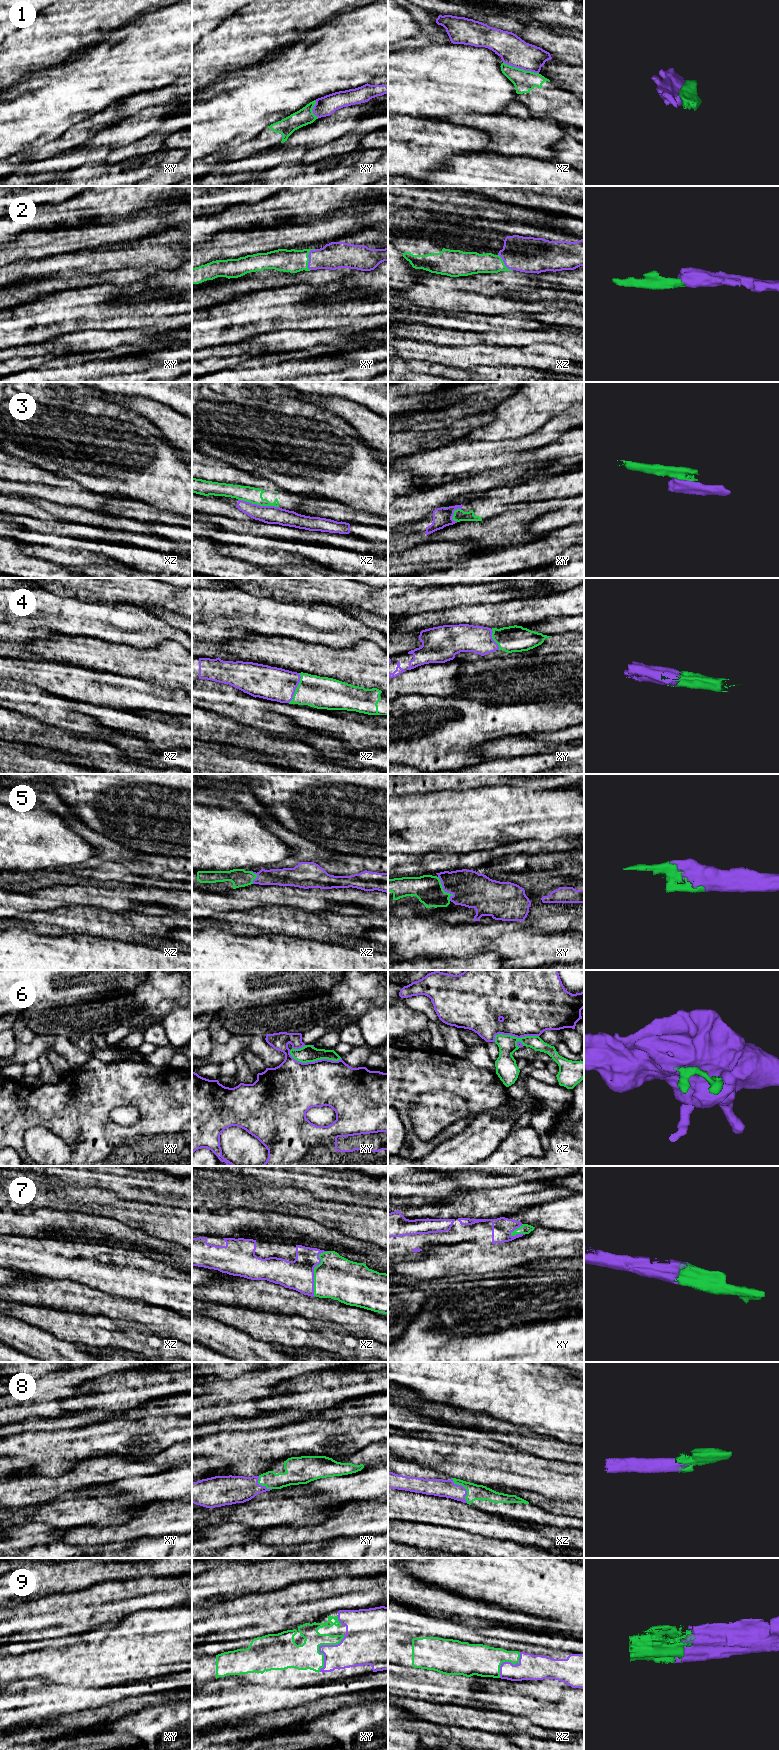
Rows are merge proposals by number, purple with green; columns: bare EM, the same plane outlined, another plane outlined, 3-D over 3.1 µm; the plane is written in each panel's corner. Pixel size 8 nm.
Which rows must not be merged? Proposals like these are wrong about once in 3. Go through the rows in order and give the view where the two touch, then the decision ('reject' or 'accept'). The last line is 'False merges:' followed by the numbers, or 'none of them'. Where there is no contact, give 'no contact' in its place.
1: xz | reject
2: xy | accept
3: xz | reject
4: xz | accept
5: xy | accept
6: xy | reject
7: xz | accept
8: xz | accept
9: xy | accept
False merges: 1, 3, 6

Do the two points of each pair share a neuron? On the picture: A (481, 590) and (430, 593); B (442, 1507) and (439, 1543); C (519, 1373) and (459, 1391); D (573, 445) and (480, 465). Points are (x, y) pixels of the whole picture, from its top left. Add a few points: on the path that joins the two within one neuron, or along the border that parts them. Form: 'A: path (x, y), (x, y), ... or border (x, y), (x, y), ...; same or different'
A: path (468, 594), (443, 594); same
B: border (417, 1522), (438, 1523), (463, 1530); different
C: path (504, 1373), (498, 1376), (474, 1376); same
D: border (540, 447), (534, 450), (524, 450), (515, 453); different

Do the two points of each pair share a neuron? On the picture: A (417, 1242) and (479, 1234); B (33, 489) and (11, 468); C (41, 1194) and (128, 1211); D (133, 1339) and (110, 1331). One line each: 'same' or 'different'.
A: same
B: same
C: same
D: same

